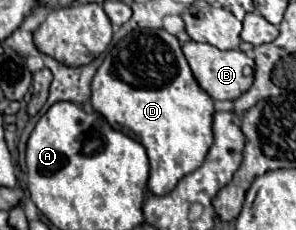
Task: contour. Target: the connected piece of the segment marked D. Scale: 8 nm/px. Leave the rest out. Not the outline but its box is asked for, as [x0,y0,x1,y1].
[91,29,213,195]

